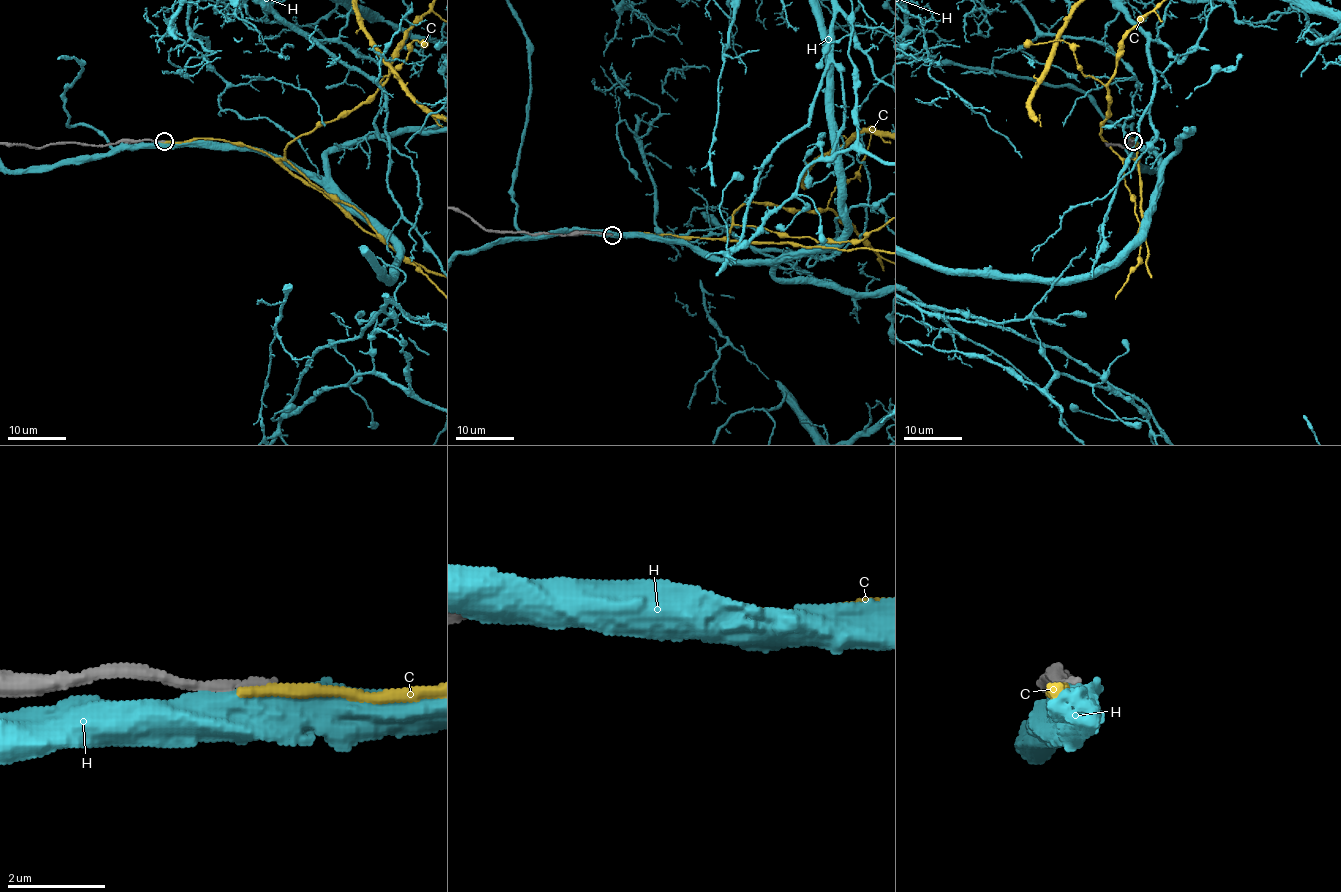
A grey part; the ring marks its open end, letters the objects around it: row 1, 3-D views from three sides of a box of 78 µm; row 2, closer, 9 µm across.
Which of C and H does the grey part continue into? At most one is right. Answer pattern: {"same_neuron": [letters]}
{"same_neuron": []}

